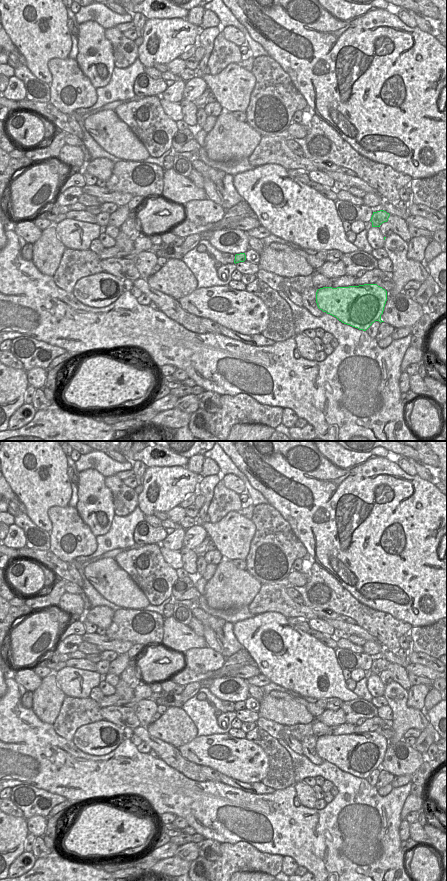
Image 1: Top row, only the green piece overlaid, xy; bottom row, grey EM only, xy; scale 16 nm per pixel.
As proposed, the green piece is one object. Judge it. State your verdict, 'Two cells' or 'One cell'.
Two cells

